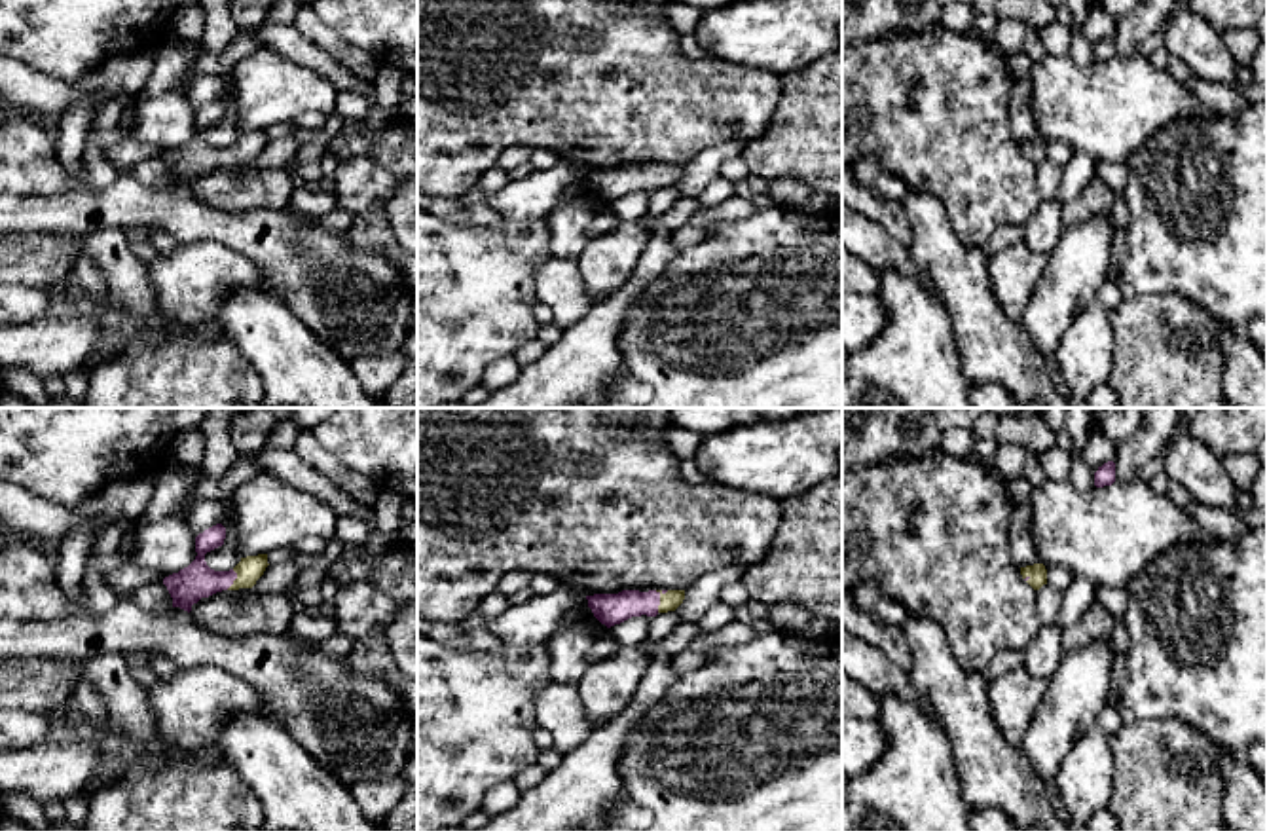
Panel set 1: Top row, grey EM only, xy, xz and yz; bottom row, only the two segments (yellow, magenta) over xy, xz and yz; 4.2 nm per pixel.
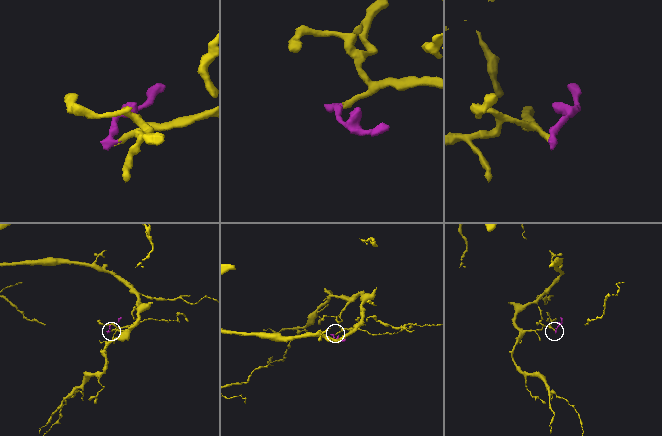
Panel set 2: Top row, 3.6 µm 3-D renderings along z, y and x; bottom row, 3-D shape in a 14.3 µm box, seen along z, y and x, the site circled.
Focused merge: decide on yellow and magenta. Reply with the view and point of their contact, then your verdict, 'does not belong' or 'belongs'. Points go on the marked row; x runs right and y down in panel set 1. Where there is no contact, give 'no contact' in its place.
xz (661, 600) | belongs

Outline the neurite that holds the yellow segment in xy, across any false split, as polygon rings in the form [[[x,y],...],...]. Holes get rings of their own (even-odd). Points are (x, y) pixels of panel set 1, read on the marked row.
[[[216,524],[195,537],[195,560],[163,579],[167,586],[173,607],[180,607],[184,611],[192,611],[192,605],[201,598],[209,598],[222,590],[239,590],[252,588],[256,581],[264,575],[267,563],[267,554],[247,556],[230,569],[230,571],[214,571],[207,565],[205,554],[222,546],[226,539],[226,527]]]

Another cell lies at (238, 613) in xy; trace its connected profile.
[[[252,588],[222,590],[201,598],[190,615],[203,628],[247,637],[254,634],[279,636],[290,630],[292,598],[288,594],[266,594]]]

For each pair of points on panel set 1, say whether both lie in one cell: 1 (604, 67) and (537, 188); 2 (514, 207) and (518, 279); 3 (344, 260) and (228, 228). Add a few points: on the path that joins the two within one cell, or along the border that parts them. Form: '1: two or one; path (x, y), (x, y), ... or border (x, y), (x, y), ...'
1: two; border (564, 160), (579, 169)
2: two; border (503, 217), (514, 222), (545, 219)
3: one; path (315, 260), (298, 260), (281, 243), (257, 241)

